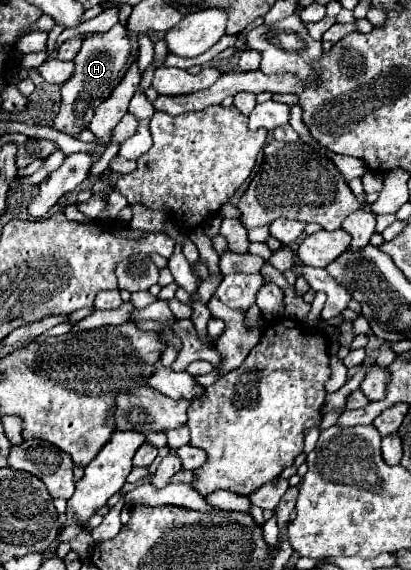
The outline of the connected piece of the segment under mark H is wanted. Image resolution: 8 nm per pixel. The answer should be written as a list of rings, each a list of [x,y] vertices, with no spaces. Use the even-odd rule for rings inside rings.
[[[121,23],[113,25],[107,33],[93,33],[83,41],[81,51],[73,59],[75,73],[71,75],[71,79],[67,79],[61,85],[61,109],[55,117],[57,131],[63,131],[75,137],[79,131],[83,131],[89,125],[93,117],[93,109],[89,107],[97,103],[101,97],[105,97],[109,87],[115,87],[121,81],[123,77],[121,73],[125,71],[129,55],[131,55],[131,41],[129,41],[127,29]]]

